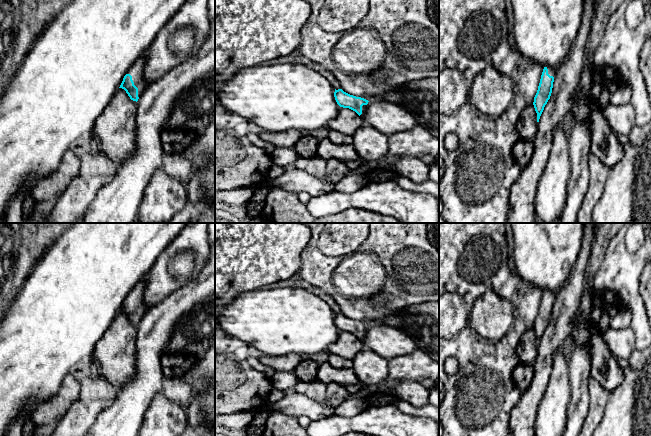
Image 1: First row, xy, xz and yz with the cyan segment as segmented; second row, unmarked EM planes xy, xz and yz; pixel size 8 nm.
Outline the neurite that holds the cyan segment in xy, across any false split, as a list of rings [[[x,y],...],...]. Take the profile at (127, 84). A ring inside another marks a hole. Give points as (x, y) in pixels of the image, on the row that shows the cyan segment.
[[[141,56],[129,68],[119,87],[126,91],[131,100],[136,102],[138,101],[138,99],[144,92],[146,86],[148,85],[143,75],[144,65],[145,59]]]

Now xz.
[[[335,89],[334,97],[340,107],[349,108],[355,111],[361,118],[364,117],[369,102],[368,100],[350,95],[342,89]]]

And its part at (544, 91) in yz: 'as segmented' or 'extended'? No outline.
extended

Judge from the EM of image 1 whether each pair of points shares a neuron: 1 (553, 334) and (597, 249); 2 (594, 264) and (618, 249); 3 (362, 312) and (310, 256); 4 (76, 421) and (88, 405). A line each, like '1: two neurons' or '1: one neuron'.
1: two neurons
2: two neurons
3: one neuron
4: one neuron

